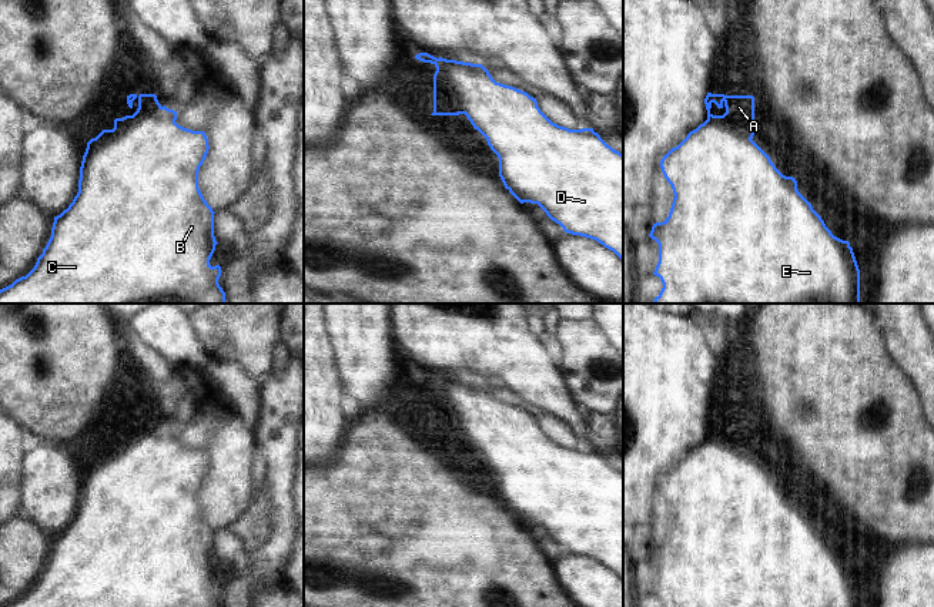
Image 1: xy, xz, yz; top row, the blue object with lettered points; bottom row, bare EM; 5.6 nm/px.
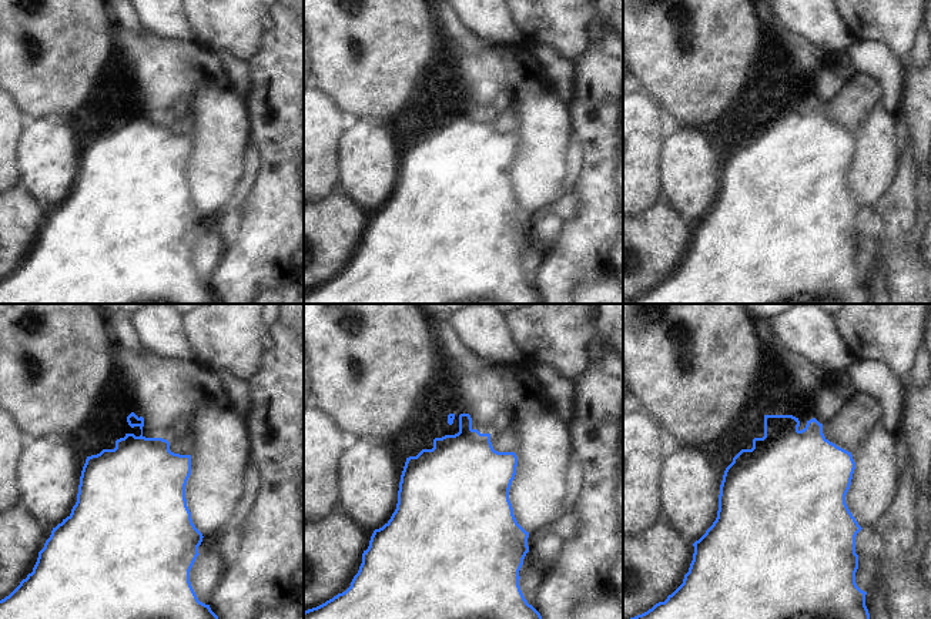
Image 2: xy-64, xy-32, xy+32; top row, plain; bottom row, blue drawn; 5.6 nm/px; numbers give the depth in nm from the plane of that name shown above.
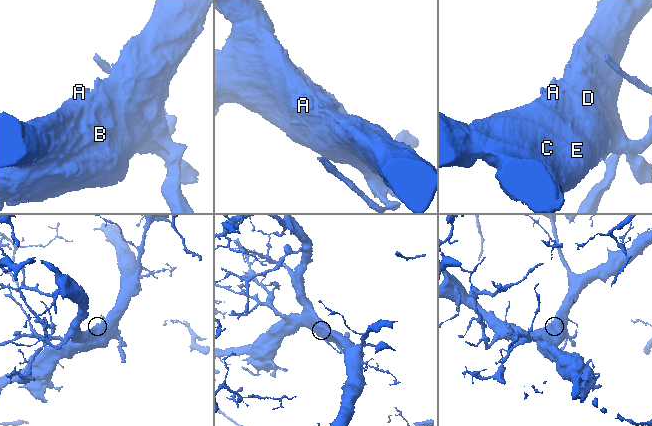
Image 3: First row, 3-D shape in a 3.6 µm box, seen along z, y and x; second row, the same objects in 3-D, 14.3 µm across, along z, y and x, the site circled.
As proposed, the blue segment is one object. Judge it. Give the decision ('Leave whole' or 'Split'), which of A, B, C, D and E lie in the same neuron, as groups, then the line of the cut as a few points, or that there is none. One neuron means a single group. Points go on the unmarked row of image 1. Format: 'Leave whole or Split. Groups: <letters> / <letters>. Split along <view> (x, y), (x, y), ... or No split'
Leave whole. Groups: A B C D E. No split

